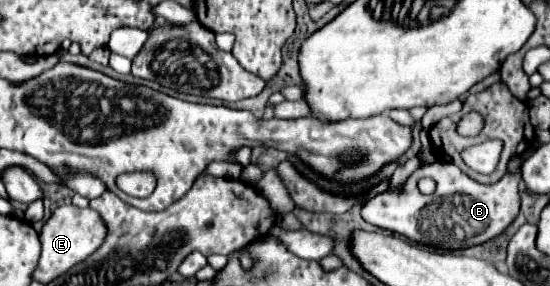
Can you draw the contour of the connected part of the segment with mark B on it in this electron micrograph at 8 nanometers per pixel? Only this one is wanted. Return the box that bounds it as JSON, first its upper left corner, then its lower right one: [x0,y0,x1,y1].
[361,161,521,249]

